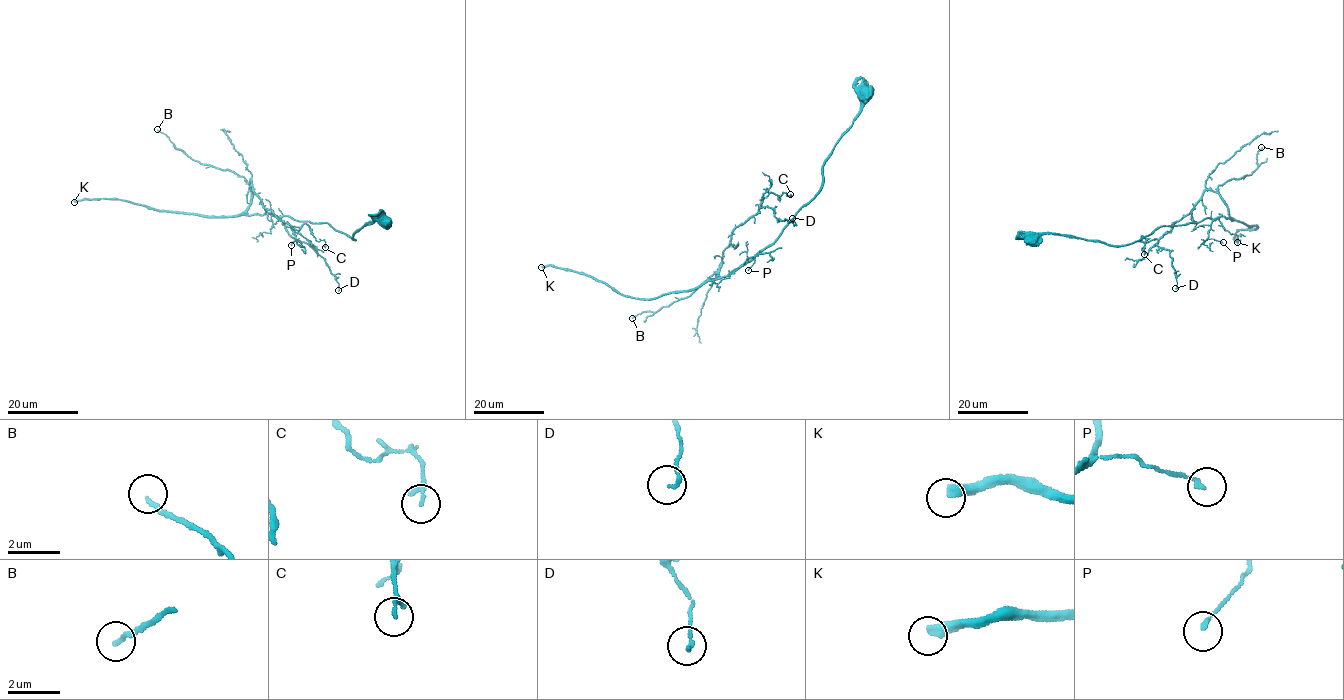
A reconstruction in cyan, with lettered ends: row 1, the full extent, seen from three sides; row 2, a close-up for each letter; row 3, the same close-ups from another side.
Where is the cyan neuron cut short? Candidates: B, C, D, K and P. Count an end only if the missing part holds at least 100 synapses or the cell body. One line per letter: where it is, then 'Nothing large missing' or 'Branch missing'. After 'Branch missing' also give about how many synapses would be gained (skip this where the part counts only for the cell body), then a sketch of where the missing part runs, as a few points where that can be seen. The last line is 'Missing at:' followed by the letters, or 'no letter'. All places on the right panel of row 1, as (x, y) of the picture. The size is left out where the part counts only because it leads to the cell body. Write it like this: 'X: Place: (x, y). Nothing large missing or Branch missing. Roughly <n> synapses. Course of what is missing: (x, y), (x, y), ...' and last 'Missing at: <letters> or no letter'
B: Place: (1261, 147). Nothing large missing
C: Place: (1144, 254). Nothing large missing
D: Place: (1175, 288). Nothing large missing
K: Place: (1237, 242). Branch missing. Roughly 850 synapses
P: Place: (1223, 242). Nothing large missing
Missing at: K

